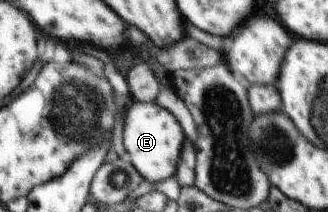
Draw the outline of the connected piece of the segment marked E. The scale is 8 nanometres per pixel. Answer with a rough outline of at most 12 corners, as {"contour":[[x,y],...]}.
{"contour":[[161,105],[124,115],[127,158],[149,182],[175,173],[185,133]]}

